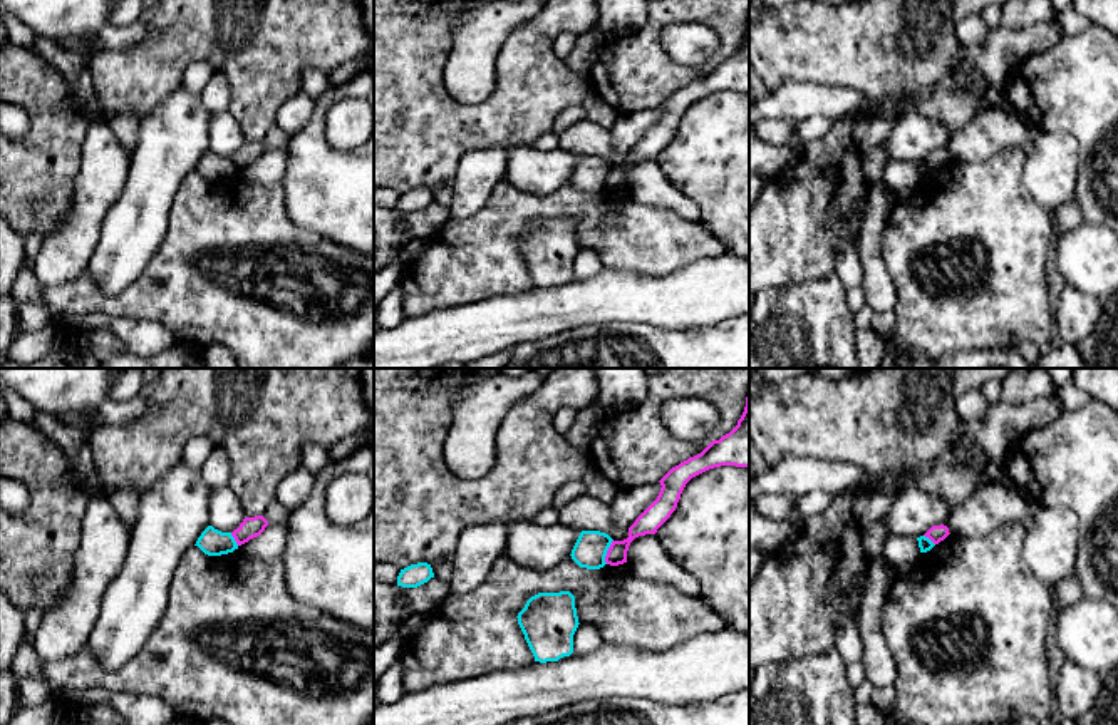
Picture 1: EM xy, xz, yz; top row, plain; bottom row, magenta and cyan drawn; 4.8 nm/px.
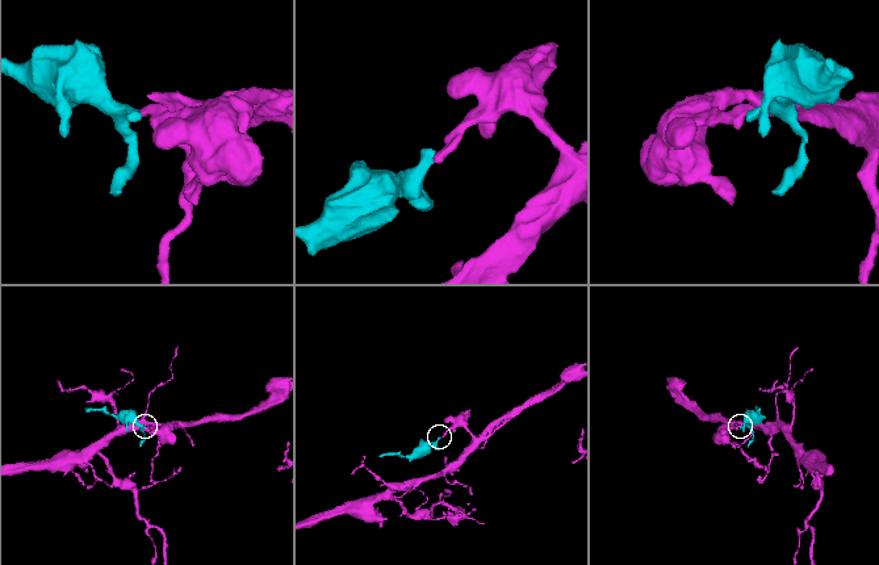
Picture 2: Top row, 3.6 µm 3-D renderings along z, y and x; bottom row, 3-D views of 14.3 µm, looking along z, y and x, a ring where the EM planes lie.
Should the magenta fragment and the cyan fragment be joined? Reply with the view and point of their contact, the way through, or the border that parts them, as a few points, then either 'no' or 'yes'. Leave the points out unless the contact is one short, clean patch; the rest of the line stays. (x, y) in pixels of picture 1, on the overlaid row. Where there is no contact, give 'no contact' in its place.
xz (607, 551) | along xz (612, 539), (605, 563) | no

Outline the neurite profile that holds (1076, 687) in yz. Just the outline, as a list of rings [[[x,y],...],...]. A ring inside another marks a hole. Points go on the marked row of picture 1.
[[[1066,660],[1054,685],[1054,703],[1064,718],[1078,720],[1095,705],[1100,688],[1098,673]]]

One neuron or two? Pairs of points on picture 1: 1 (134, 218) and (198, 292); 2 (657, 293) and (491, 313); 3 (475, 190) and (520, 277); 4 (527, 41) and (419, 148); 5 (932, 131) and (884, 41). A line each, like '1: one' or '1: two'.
1: two
2: one
3: two
4: one
5: two

